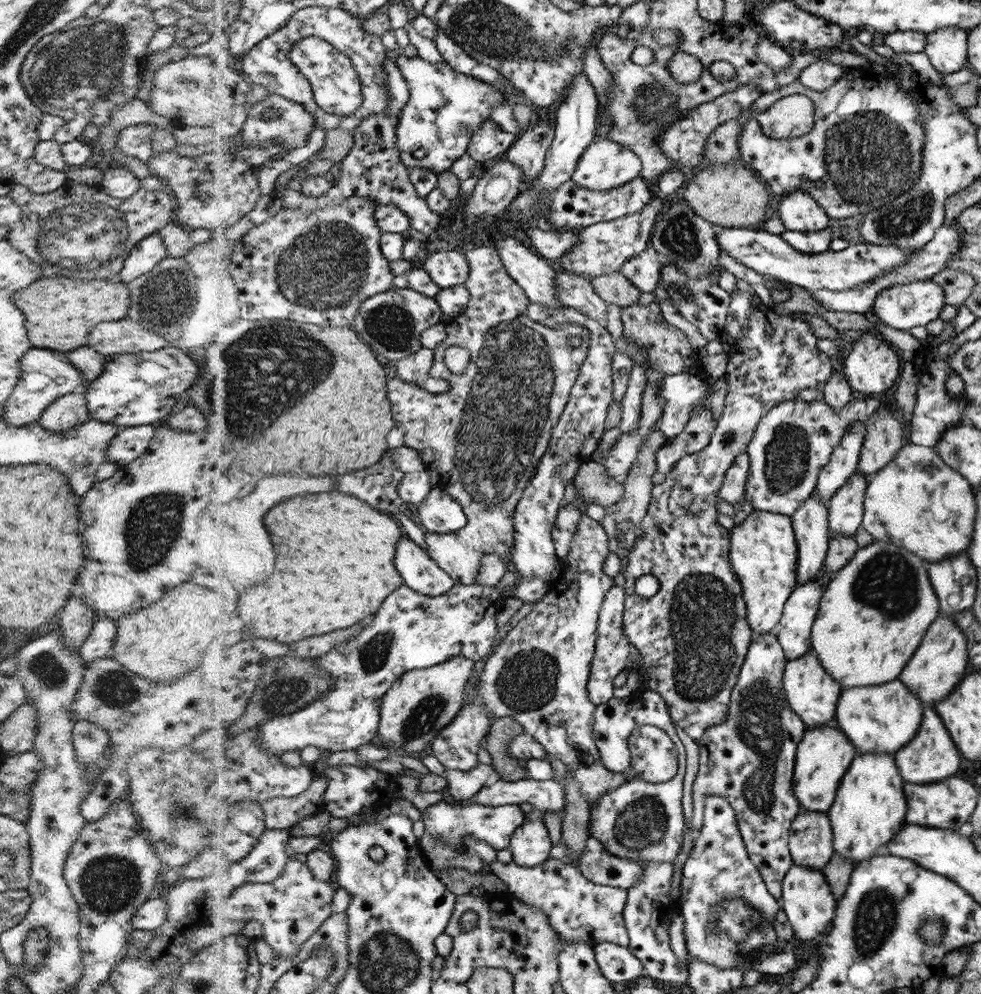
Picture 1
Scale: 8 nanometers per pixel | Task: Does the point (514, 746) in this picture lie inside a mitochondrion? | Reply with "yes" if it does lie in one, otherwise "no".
no

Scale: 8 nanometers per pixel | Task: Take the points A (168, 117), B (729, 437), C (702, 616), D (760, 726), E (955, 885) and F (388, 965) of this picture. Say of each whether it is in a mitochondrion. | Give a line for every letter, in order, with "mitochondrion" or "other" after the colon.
A: other
B: mitochondrion
C: mitochondrion
D: mitochondrion
E: other
F: mitochondrion

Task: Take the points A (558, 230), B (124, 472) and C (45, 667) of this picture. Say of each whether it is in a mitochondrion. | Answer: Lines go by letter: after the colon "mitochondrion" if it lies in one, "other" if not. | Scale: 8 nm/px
A: other
B: other
C: mitochondrion

